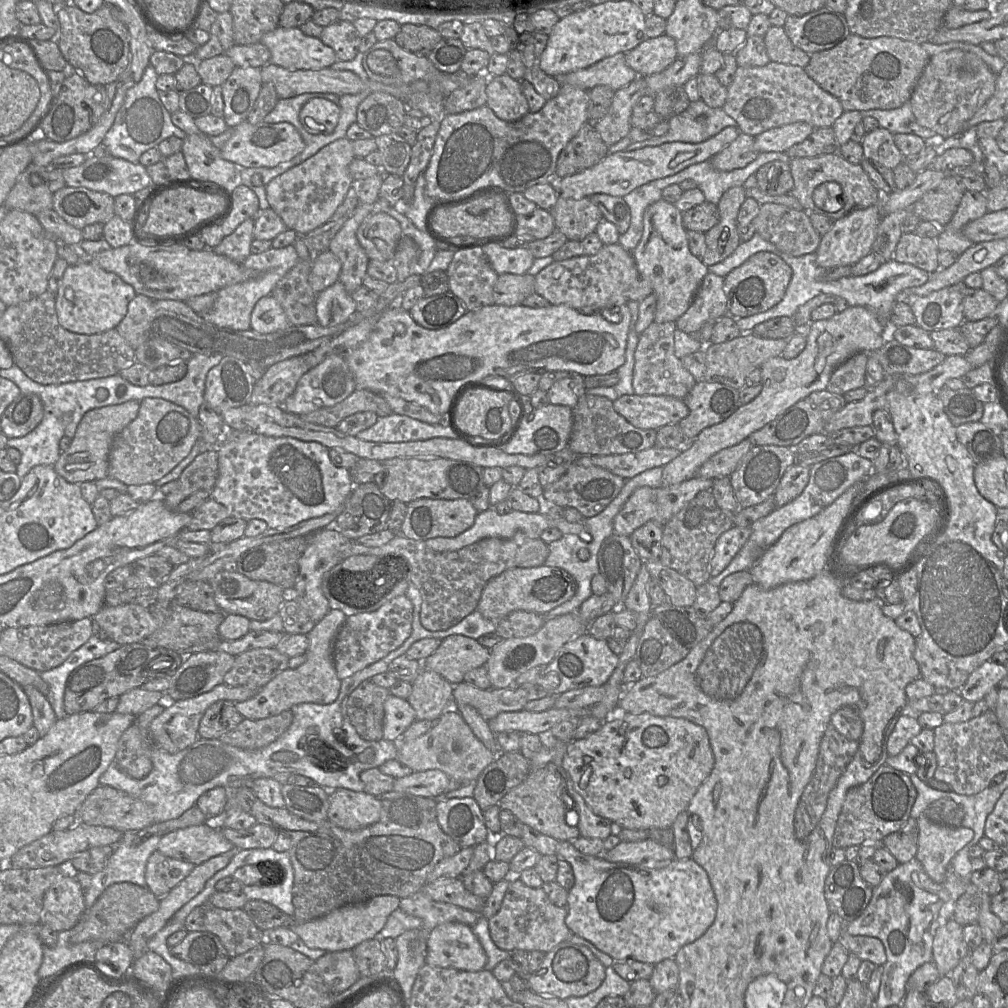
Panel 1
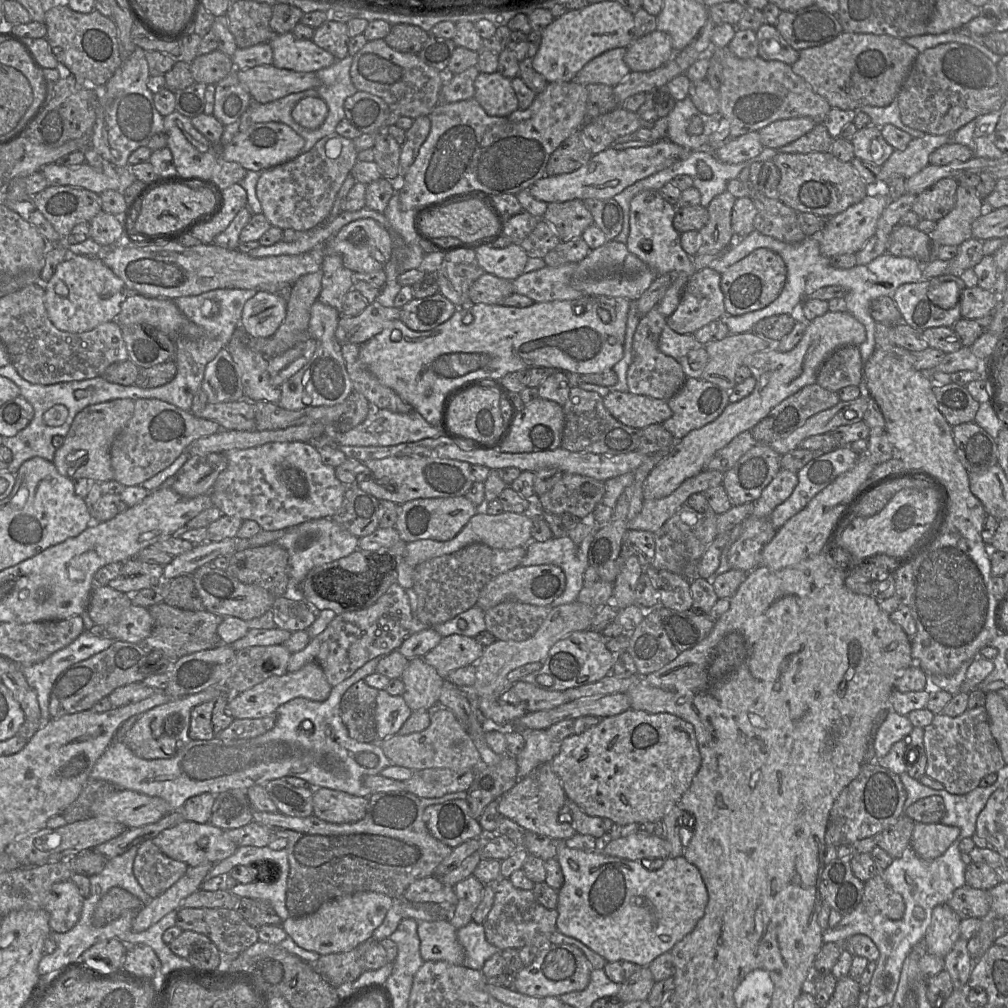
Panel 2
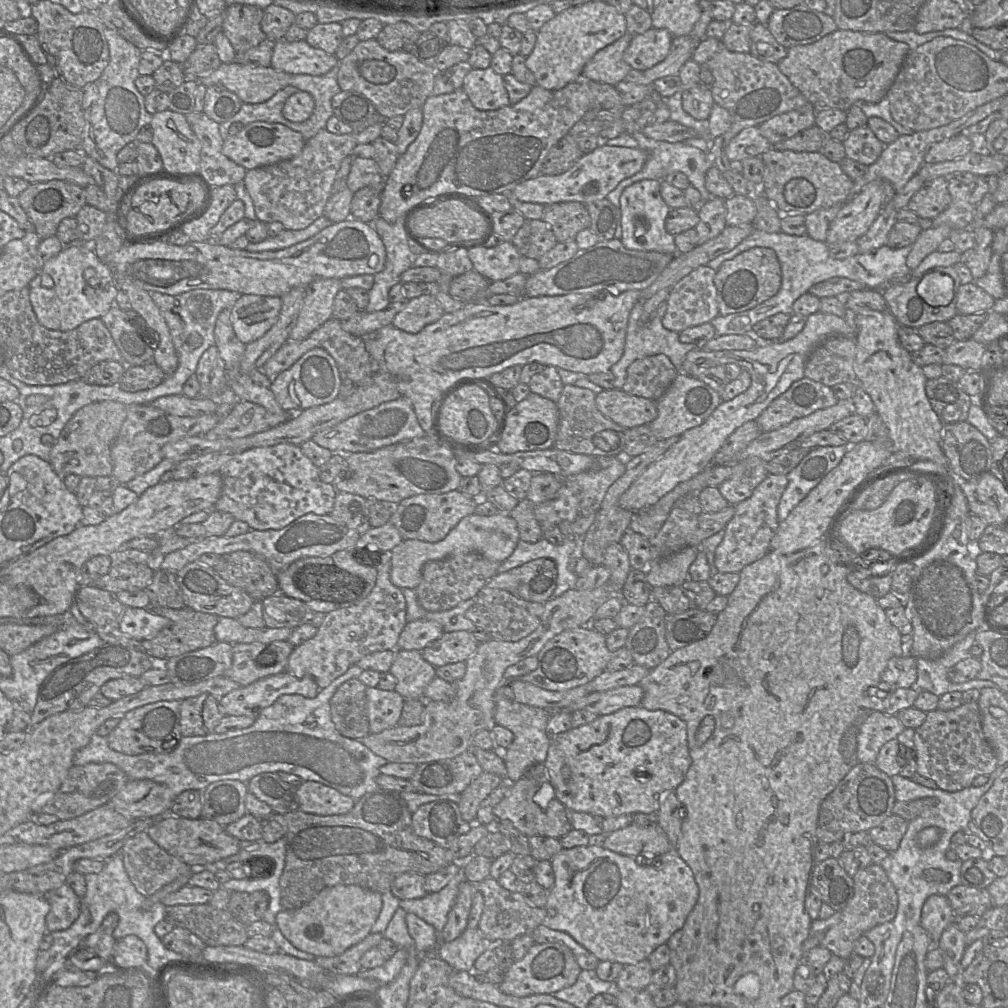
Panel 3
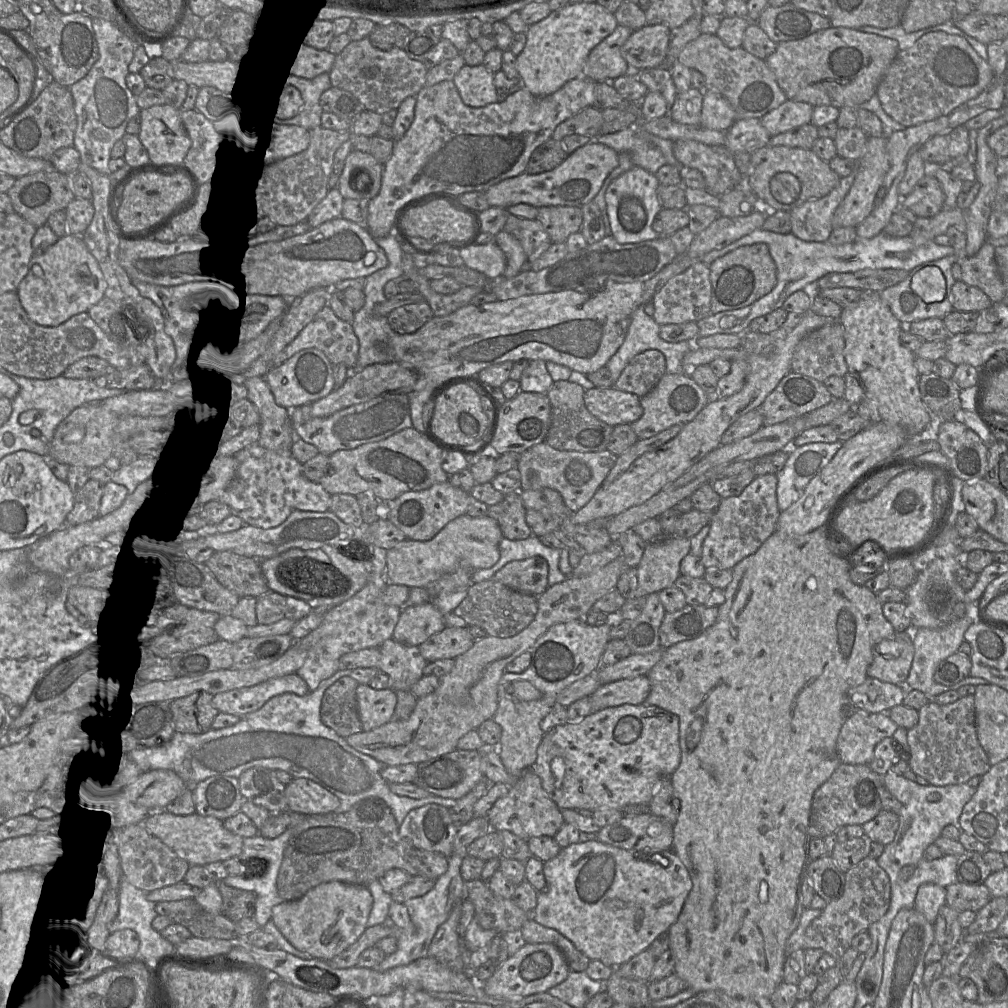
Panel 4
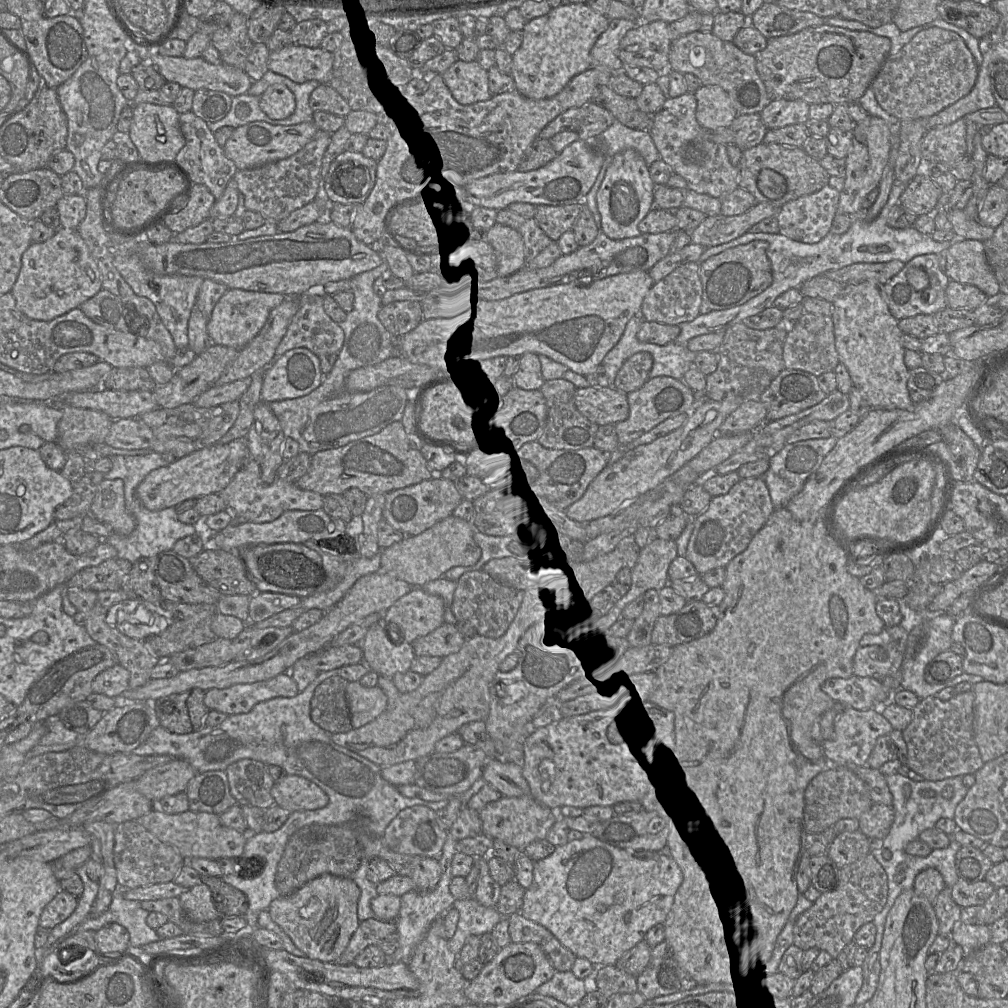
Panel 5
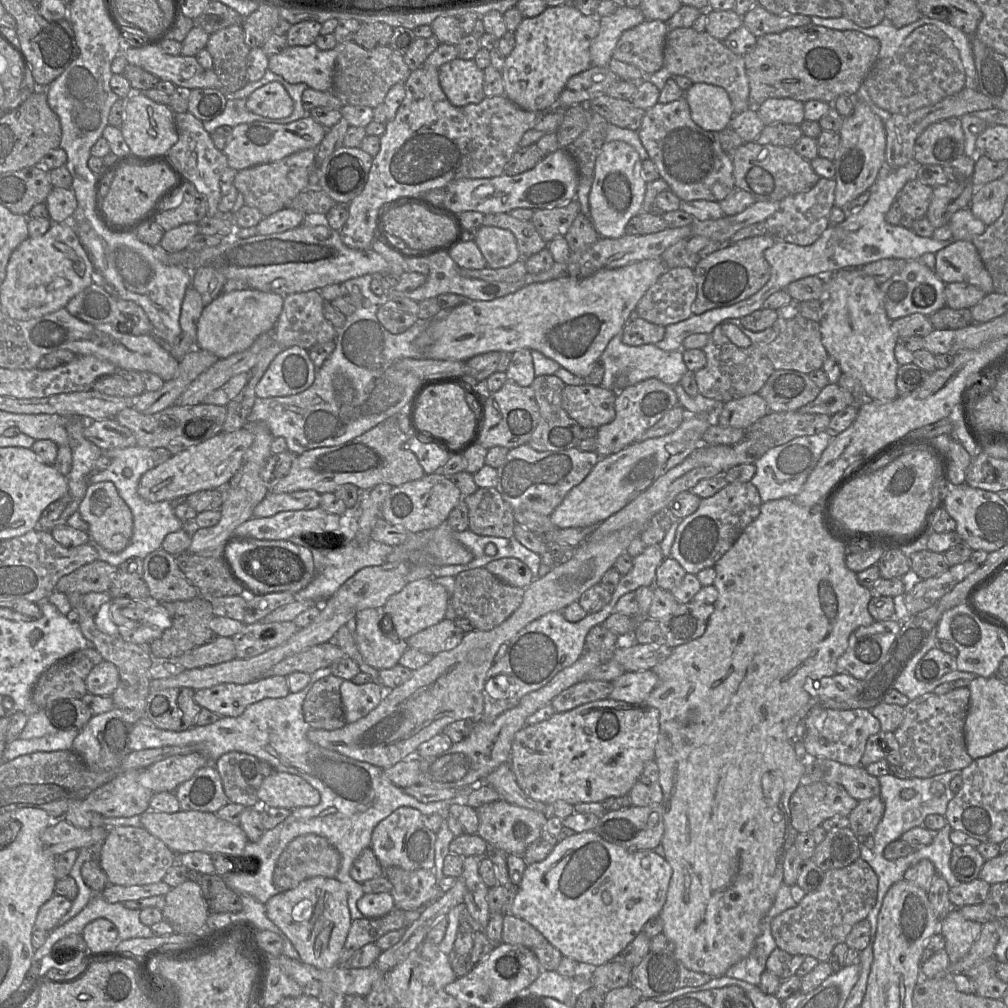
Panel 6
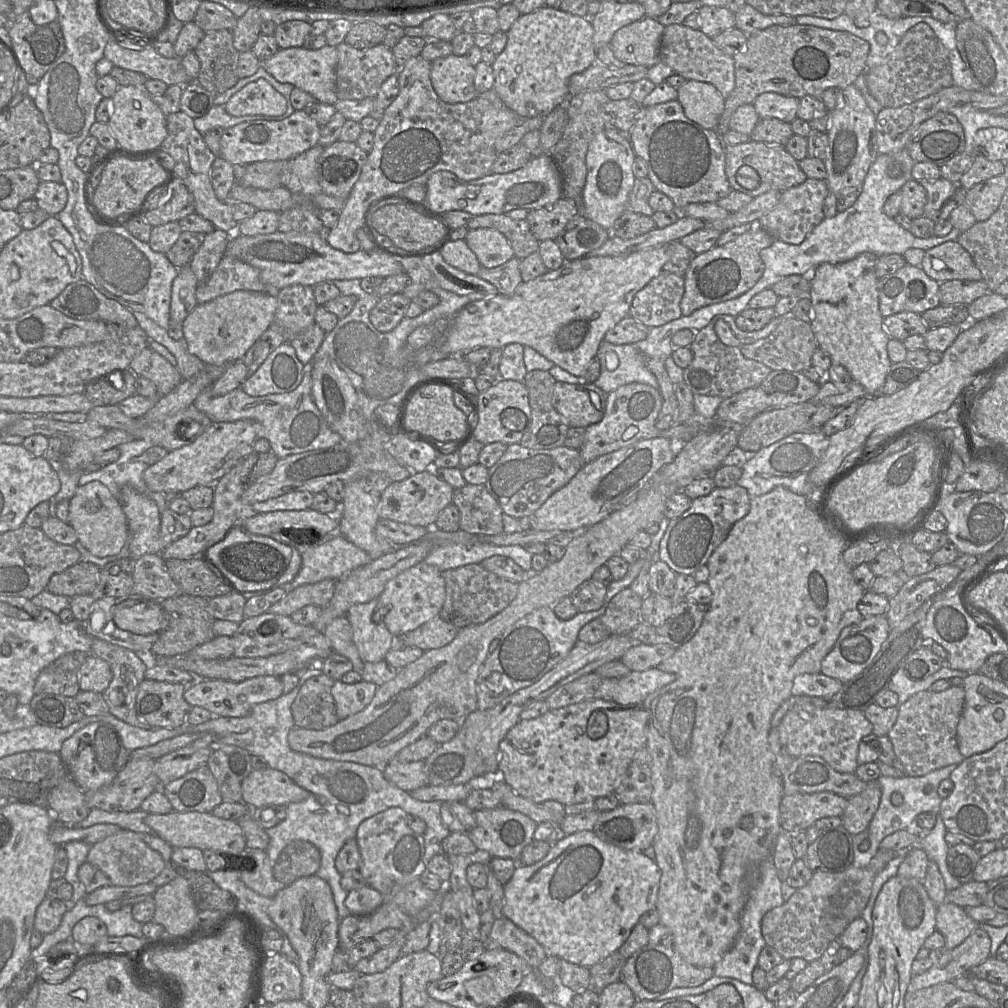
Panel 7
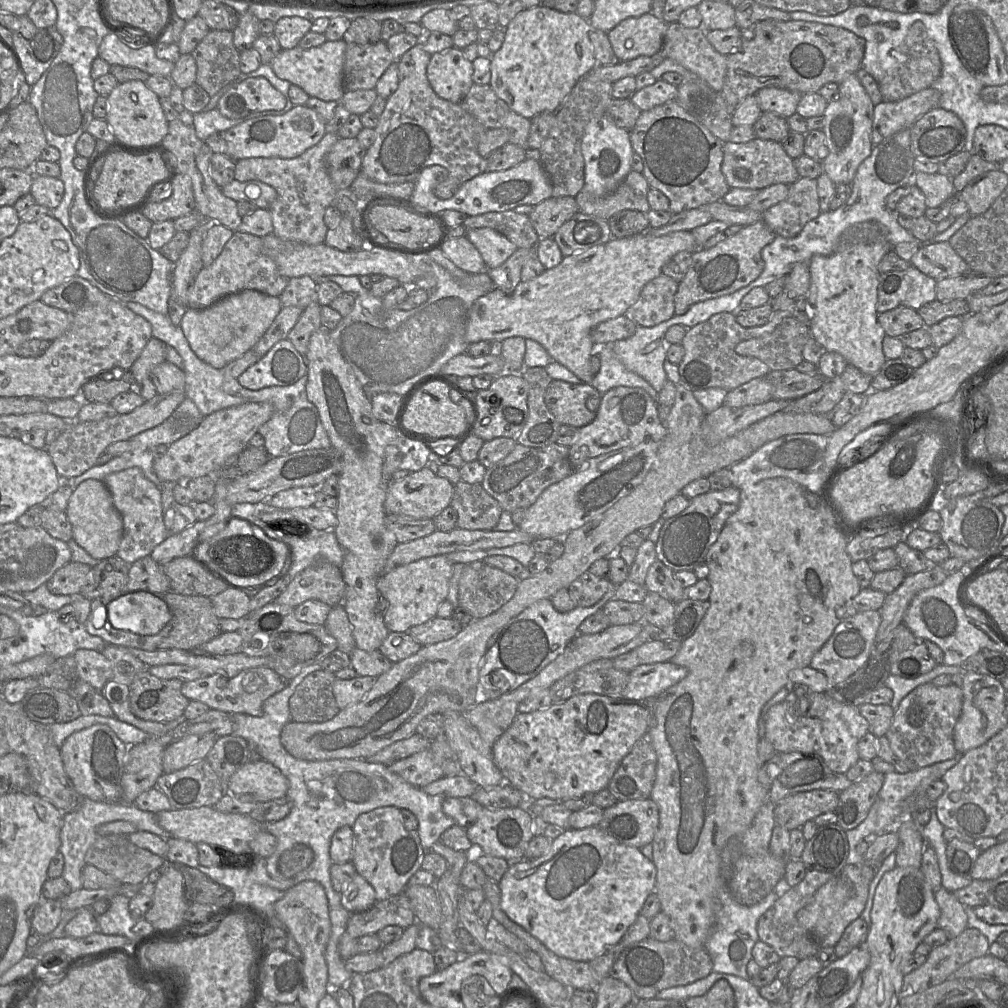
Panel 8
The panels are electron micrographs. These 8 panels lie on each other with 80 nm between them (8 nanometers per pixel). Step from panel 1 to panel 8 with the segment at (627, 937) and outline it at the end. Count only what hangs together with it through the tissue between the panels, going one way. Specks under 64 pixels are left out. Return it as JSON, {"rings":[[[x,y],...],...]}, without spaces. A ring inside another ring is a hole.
{"rings":[[[599,827],[567,829],[552,840],[545,854],[536,859],[511,862],[498,882],[500,907],[516,924],[554,954],[575,961],[590,962],[619,943],[634,924],[647,899],[655,891],[656,867],[638,848],[619,843]]]}

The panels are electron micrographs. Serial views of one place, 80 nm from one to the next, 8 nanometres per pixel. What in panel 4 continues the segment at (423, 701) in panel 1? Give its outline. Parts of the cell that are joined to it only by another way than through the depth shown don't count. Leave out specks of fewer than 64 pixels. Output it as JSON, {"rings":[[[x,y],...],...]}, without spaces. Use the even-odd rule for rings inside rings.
{"rings":[[[390,638],[379,647],[381,659],[378,670],[390,678],[390,689],[406,690],[424,675],[428,663],[420,654],[418,646],[402,645]]]}

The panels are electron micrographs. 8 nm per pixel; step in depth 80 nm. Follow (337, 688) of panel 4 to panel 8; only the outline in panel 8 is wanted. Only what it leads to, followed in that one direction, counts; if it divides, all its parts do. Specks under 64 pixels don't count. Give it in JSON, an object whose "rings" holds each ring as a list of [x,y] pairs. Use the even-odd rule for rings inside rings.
{"rings":[[[322,669],[307,675],[289,699],[291,721],[321,723],[334,718],[339,707],[333,694],[335,674]]]}

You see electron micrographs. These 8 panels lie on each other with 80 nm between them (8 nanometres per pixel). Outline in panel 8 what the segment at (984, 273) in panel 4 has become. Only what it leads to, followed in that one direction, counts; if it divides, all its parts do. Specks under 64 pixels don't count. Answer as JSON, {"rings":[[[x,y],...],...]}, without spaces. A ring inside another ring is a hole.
{"rings":[[[948,241],[921,244],[909,263],[935,280],[956,277],[971,271]]]}

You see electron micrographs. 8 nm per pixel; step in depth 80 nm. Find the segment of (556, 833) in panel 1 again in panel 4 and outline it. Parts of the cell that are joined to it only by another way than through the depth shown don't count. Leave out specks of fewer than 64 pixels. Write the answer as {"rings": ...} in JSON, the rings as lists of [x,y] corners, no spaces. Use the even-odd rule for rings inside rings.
{"rings":[[[532,769],[517,778],[508,794],[495,802],[485,818],[492,830],[508,830],[526,841],[532,837],[554,837],[565,823],[562,810],[551,800],[542,787],[541,779]]]}

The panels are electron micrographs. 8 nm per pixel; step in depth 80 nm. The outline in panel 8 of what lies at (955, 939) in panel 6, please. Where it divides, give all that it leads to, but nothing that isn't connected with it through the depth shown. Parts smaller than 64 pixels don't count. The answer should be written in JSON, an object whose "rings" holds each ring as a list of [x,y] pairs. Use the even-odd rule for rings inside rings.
{"rings":[[[943,887],[934,891],[934,898],[940,910],[937,927],[945,931],[948,939],[959,936],[968,928],[965,906]]]}

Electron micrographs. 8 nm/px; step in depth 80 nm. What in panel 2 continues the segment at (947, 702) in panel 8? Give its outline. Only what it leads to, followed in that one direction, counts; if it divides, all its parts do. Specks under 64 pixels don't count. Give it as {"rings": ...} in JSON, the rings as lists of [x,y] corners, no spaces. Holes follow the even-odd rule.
{"rings":[[[984,706],[967,709],[959,716],[951,717],[943,713],[934,715],[931,724],[924,730],[924,751],[927,757],[925,775],[941,782],[951,794],[966,794],[980,786],[980,781],[989,774],[997,773],[1006,763],[1001,750],[990,730],[990,720]]]}

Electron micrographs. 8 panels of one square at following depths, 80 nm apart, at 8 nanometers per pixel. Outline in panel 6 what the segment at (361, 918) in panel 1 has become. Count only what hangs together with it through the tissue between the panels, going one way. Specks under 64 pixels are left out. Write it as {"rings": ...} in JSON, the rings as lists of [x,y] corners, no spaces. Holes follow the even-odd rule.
{"rings":[[[323,876],[312,877],[295,888],[272,896],[265,905],[268,918],[290,940],[300,961],[319,969],[329,969],[339,964],[352,923],[348,893],[340,881]]]}

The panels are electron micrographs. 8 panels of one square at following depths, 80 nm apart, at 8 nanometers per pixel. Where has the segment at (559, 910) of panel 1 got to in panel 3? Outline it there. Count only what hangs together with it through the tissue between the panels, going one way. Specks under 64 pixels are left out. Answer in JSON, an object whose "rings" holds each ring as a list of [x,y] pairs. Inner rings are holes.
{"rings":[[[491,877],[473,884],[484,899],[483,913],[478,928],[492,943],[511,942],[518,936],[530,935],[534,929],[543,925],[542,922],[547,916],[546,909],[532,905],[522,893],[506,890],[497,879]]]}

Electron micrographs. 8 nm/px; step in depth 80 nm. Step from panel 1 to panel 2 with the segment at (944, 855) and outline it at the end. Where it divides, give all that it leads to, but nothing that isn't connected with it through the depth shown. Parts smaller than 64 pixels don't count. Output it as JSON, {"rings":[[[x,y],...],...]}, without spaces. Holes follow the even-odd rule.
{"rings":[[[915,822],[911,848],[924,860],[933,860],[941,856],[960,835],[956,826],[941,823]]]}

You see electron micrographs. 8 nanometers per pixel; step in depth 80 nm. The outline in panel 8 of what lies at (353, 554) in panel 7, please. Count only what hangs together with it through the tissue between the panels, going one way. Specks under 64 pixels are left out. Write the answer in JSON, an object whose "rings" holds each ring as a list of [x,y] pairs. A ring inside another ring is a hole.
{"rings":[[[248,507],[246,519],[259,527],[271,539],[285,543],[290,549],[289,566],[280,577],[288,582],[299,572],[312,565],[317,559],[325,559],[340,568],[344,550],[339,544],[334,531],[314,530],[306,525],[300,529],[271,529],[259,518],[259,511]]]}

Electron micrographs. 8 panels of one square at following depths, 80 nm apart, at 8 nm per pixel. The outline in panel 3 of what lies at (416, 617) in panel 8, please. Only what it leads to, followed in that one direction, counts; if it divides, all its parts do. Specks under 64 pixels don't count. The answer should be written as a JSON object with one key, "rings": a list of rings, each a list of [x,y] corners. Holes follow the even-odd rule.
{"rings":[[[429,620],[407,622],[399,636],[398,650],[422,651],[428,644],[440,638],[445,632],[440,624]]]}

